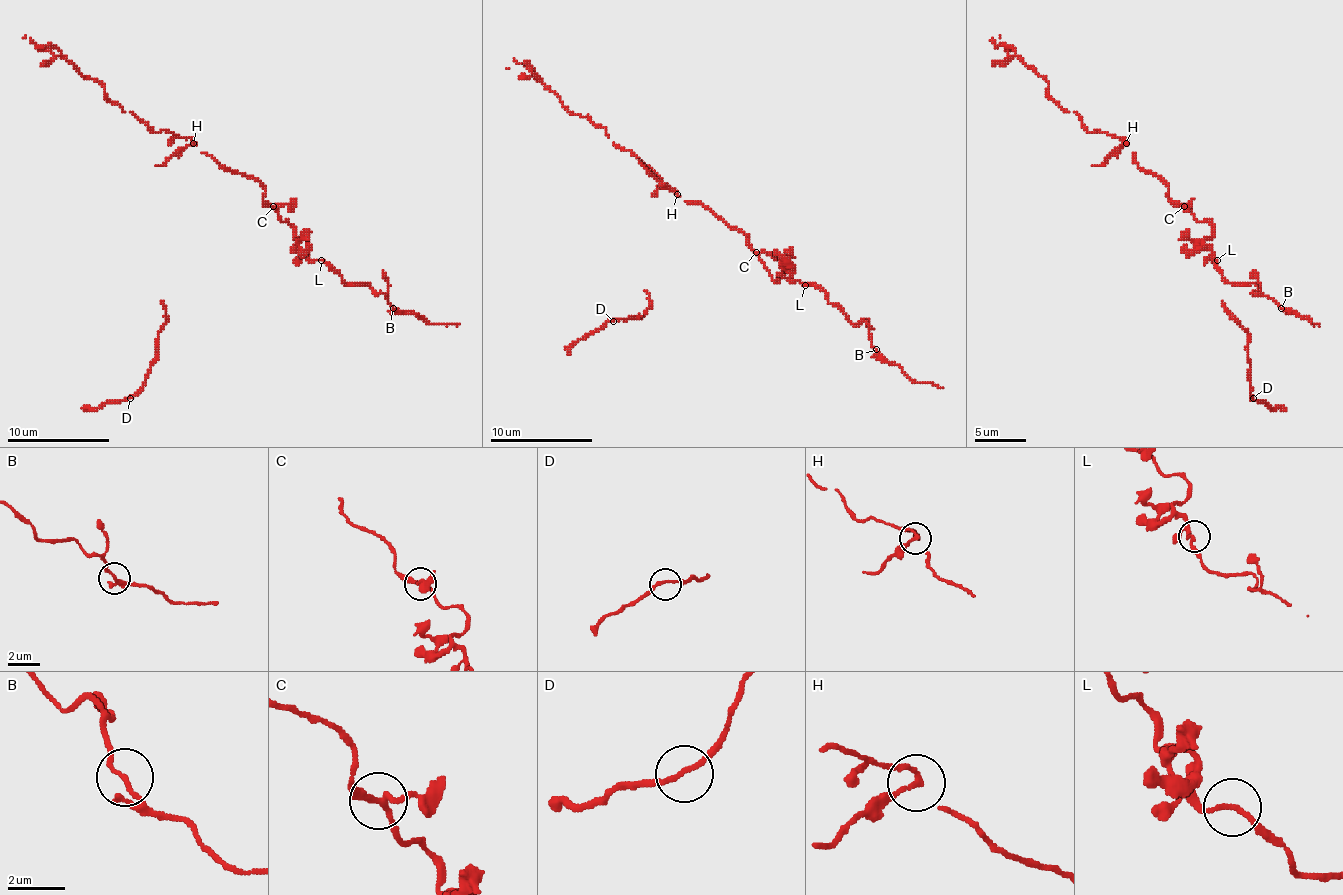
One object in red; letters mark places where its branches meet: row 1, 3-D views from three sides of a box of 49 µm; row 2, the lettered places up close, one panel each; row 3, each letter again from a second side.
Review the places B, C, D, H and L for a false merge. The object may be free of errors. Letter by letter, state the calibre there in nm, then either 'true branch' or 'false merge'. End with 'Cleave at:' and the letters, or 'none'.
B: 130 nm | true branch
C: 170 nm | true branch
D: 160 nm | true branch
H: 130 nm | false merge
L: 160 nm | true branch
Cleave at: H

